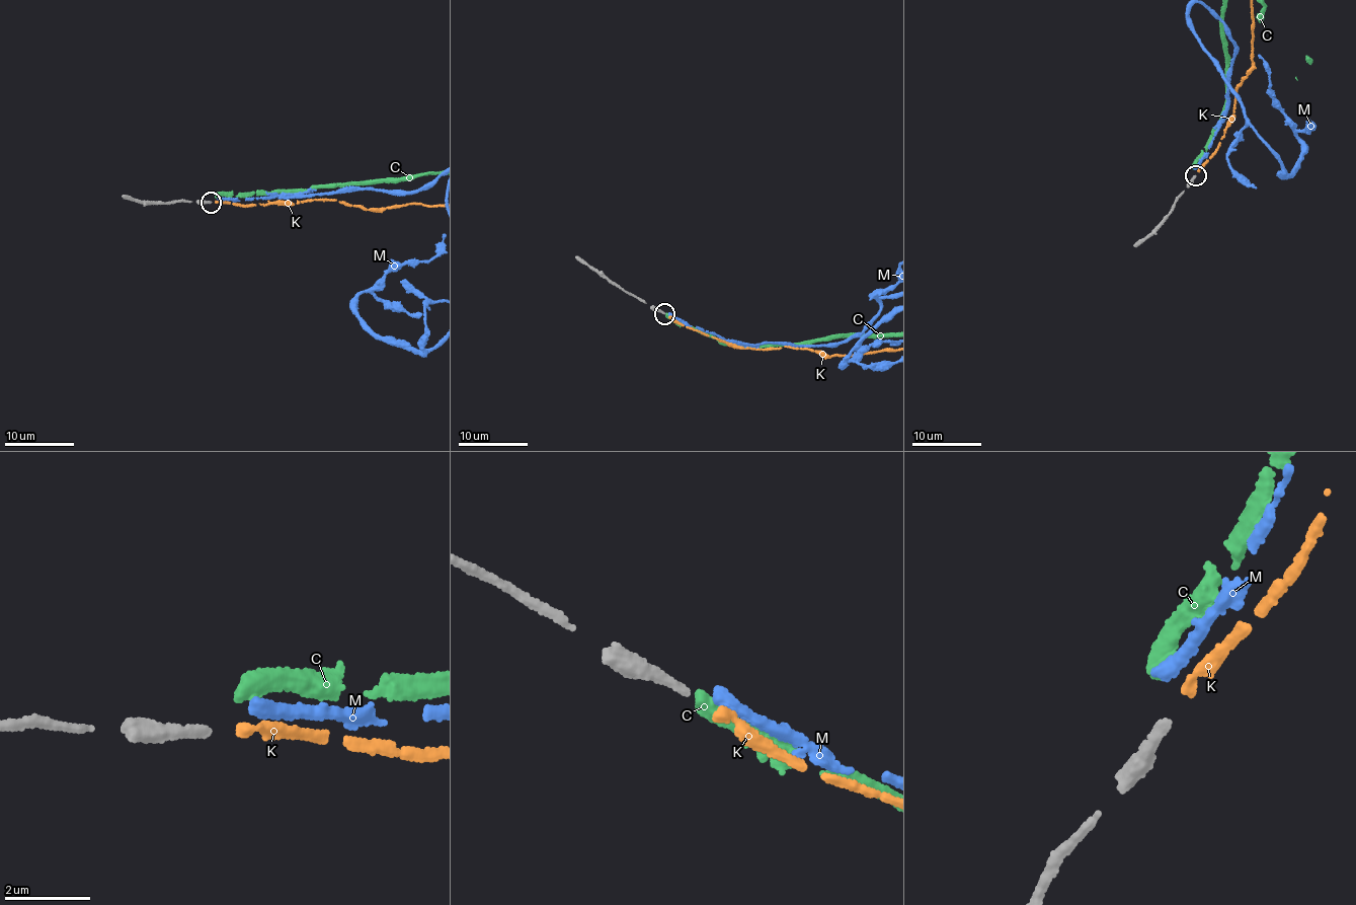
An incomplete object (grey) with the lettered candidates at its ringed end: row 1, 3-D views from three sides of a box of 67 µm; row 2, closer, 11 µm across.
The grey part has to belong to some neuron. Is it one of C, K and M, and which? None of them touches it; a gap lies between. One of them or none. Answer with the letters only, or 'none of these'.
K

